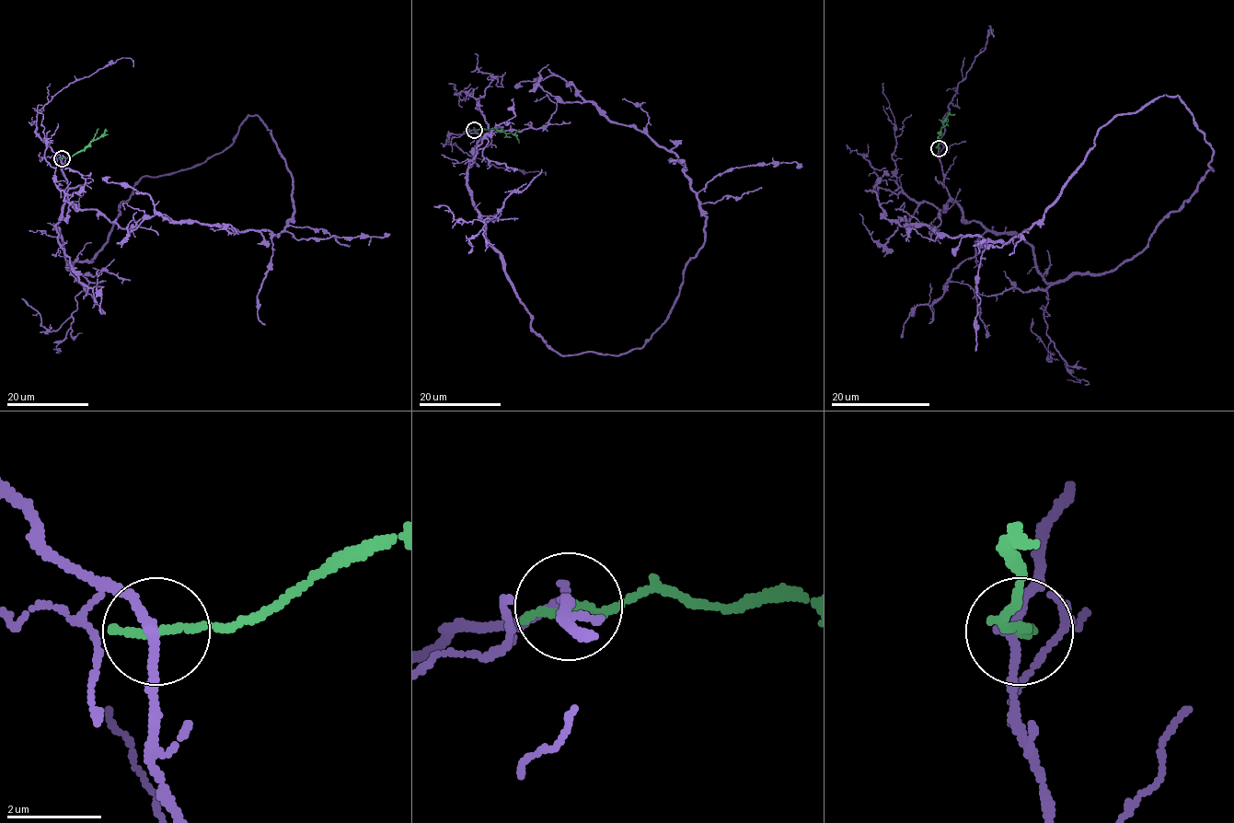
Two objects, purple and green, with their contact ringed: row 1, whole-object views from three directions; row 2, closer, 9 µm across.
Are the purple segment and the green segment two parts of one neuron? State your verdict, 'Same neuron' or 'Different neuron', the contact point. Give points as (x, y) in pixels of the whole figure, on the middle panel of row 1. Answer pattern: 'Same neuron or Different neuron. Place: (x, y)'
Different neuron. Place: (474, 130)

